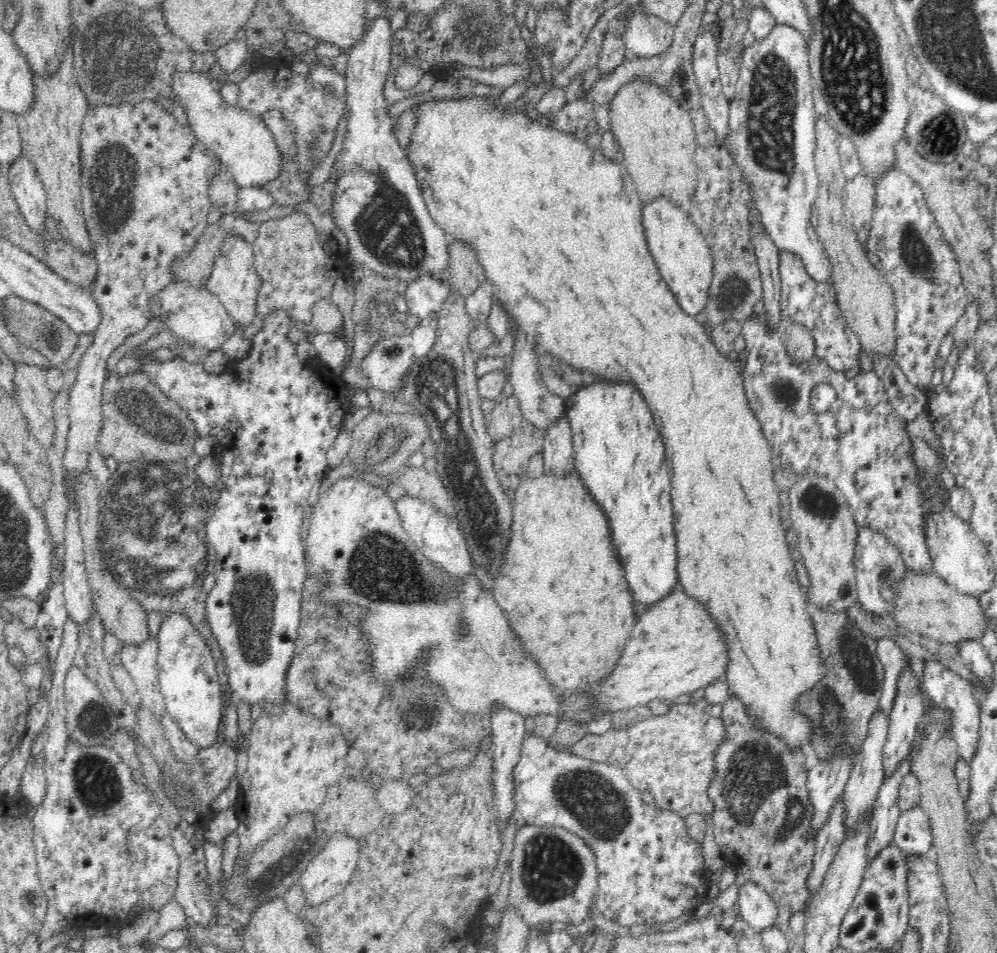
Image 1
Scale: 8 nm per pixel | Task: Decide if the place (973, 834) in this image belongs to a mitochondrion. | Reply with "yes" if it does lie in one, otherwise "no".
no

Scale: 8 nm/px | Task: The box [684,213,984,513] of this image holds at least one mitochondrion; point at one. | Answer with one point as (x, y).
(920, 261)

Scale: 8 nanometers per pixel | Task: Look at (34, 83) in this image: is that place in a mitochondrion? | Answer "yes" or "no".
no

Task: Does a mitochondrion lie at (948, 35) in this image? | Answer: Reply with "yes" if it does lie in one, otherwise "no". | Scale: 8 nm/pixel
yes

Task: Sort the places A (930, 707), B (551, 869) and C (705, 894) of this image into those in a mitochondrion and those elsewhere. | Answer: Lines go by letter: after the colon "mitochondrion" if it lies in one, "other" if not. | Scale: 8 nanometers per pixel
A: other
B: mitochondrion
C: other

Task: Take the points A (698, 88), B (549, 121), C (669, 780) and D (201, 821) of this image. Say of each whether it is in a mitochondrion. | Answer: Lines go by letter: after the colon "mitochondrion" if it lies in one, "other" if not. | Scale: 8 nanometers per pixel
A: other
B: other
C: other
D: other

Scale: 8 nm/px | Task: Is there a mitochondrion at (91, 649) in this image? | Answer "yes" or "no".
no

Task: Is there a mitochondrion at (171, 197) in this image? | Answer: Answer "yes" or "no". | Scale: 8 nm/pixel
no

